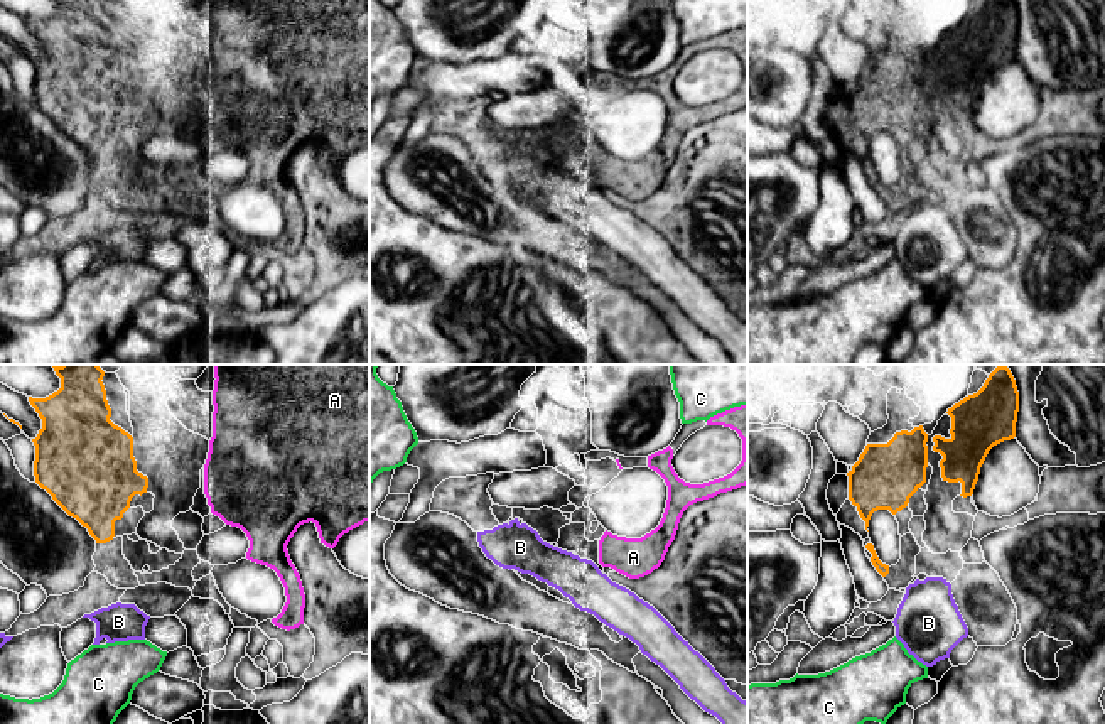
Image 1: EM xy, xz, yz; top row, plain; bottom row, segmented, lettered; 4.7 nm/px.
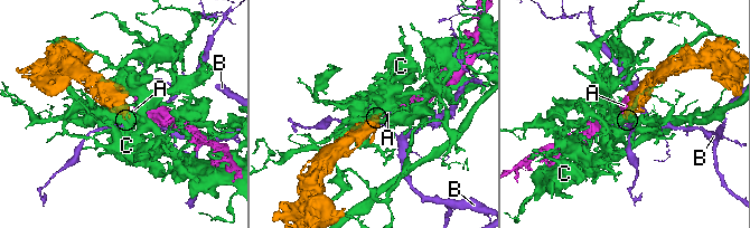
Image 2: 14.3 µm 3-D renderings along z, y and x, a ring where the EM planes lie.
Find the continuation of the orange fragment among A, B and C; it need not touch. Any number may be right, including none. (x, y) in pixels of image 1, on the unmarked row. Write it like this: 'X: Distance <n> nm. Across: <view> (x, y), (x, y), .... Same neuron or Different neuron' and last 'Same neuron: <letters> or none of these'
A: Distance 280 nm. Across: xy (147, 100), (204, 100). Same neuron
B: Distance 110 nm. Across: yz (888, 194), (906, 210). Different neuron
C: Distance 300 nm. Across: yz (884, 198), (894, 259). Different neuron
Same neuron: A

